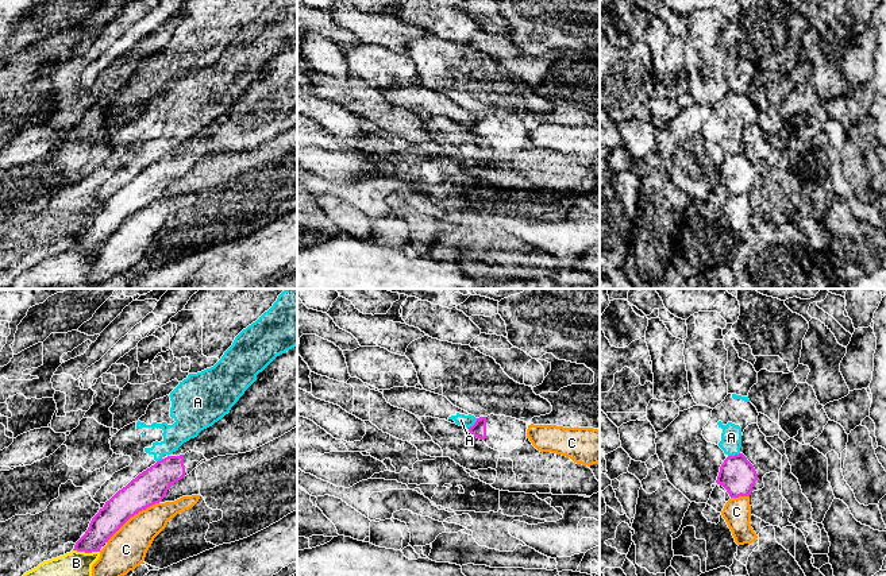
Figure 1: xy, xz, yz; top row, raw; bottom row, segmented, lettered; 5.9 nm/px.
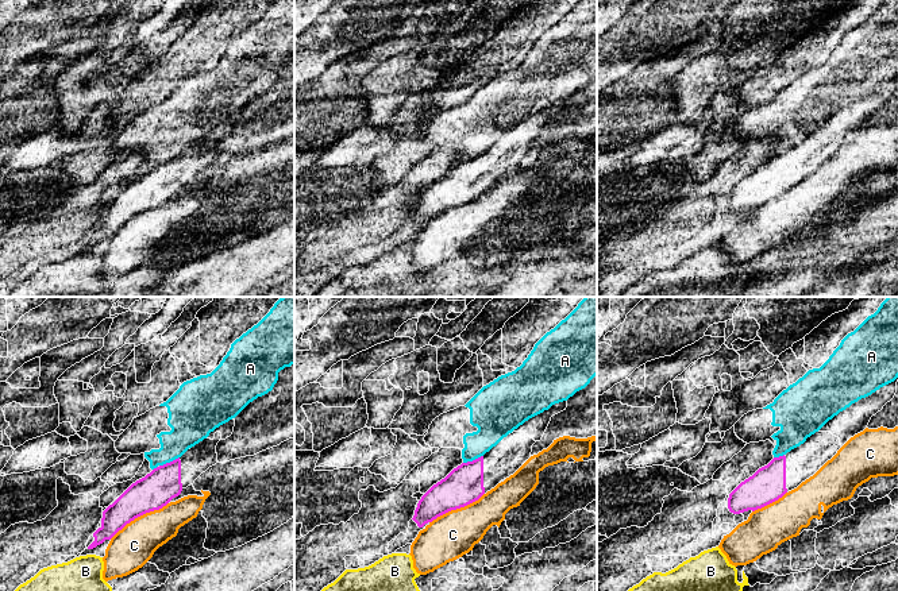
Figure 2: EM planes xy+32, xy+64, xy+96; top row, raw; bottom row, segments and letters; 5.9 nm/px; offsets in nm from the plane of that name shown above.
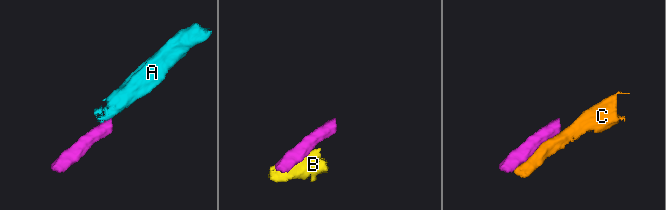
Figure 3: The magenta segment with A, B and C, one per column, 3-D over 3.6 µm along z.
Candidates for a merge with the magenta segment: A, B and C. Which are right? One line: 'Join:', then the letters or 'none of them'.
Join: none of them

